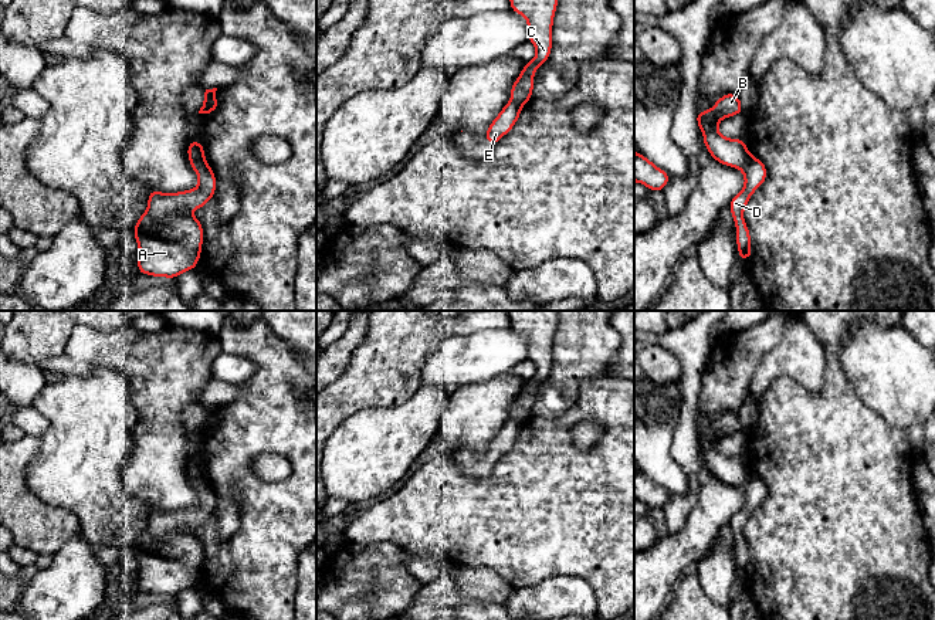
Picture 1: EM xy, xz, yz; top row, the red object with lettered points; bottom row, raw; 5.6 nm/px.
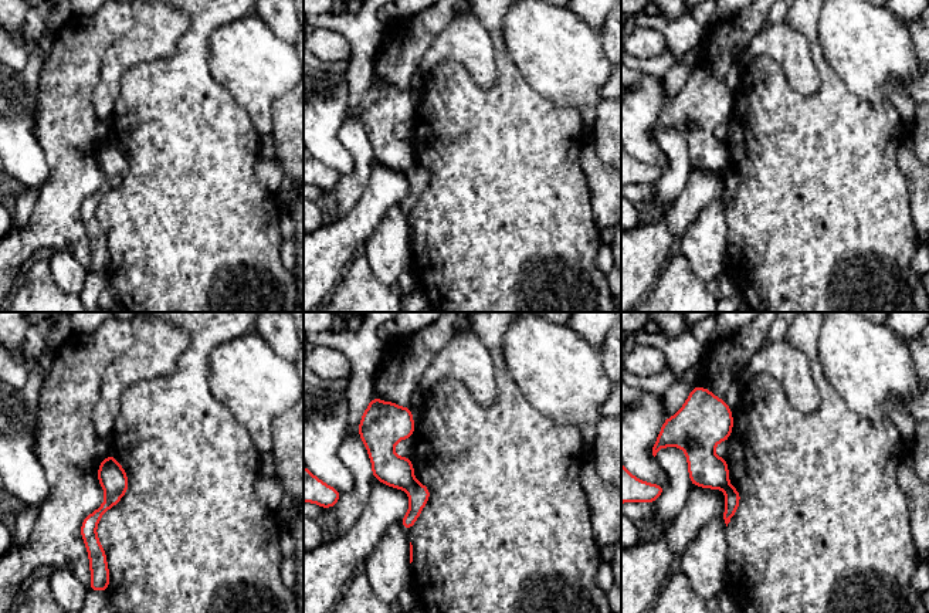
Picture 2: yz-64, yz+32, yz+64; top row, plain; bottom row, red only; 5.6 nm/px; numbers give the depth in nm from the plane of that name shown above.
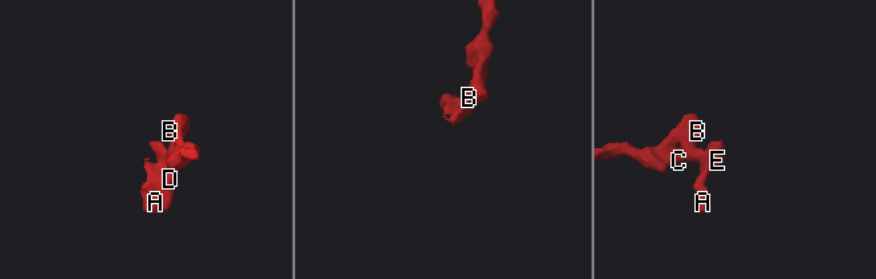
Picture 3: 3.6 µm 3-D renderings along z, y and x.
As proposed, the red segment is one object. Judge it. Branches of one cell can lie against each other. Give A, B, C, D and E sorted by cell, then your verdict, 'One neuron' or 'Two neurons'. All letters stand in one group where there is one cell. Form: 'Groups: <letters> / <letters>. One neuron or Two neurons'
Groups: A D E / B C. Two neurons

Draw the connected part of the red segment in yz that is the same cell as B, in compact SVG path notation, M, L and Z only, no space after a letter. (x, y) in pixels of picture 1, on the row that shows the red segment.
M722 95L709 111L697 112L697 125L702 131L704 145L719 163L741 169L749 156L743 139L728 139L718 131L718 122L743 114L739 95Z

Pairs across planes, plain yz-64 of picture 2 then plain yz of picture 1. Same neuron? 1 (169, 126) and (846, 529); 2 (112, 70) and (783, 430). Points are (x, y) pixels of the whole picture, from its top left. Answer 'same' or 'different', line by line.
1: same
2: different

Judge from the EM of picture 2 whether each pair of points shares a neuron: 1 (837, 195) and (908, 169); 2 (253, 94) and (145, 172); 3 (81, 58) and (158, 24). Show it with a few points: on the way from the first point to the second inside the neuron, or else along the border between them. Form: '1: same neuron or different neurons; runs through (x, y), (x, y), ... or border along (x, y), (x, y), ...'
1: different neurons; border along (902, 138), (898, 168), (909, 203)
2: different neurons; border along (214, 80), (247, 112), (257, 131)
3: different neurons; border along (134, 20), (134, 26), (108, 48), (99, 75)

